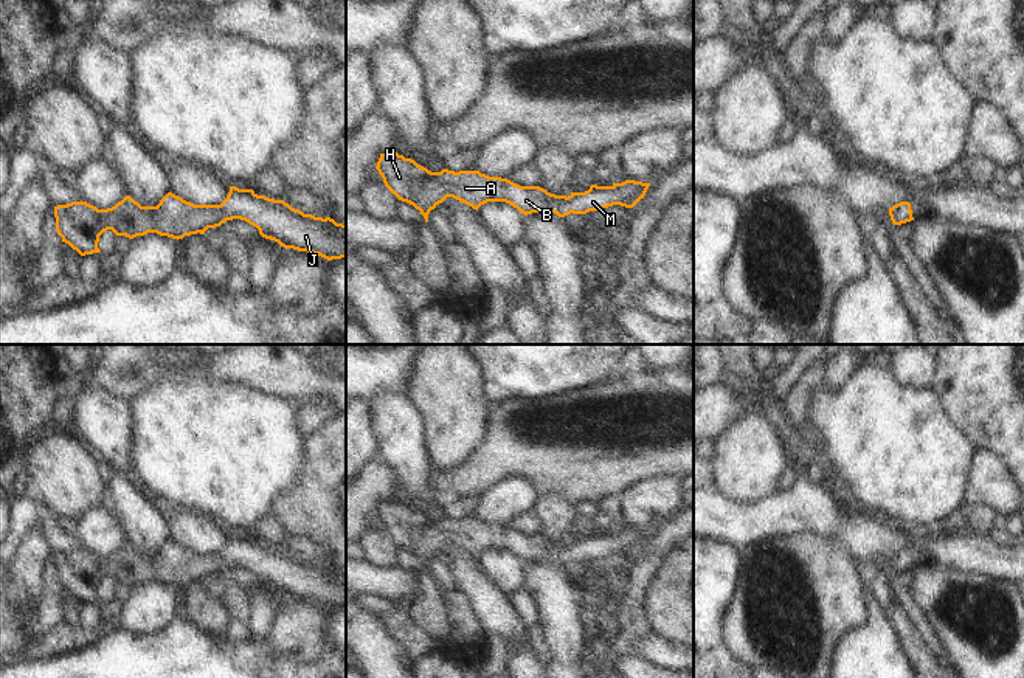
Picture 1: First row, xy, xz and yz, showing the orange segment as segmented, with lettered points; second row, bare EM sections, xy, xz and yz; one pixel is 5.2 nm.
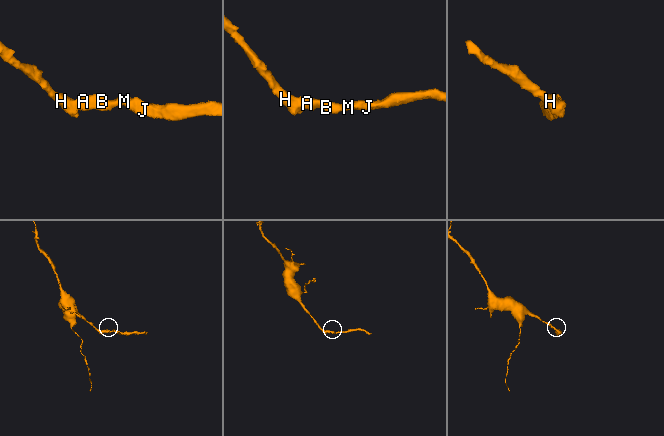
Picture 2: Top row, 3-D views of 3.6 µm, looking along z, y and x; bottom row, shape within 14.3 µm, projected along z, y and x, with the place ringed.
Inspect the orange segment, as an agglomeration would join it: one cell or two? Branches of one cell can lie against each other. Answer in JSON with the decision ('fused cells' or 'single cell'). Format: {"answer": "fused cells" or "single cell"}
{"answer": "single cell"}

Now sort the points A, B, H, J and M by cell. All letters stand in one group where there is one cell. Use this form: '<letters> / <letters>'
A B H J M

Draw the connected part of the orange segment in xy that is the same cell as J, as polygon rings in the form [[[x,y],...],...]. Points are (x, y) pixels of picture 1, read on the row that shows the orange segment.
[[[230,186],[220,205],[194,205],[168,192],[157,206],[141,206],[126,195],[107,209],[98,209],[82,200],[57,205],[54,217],[62,242],[81,256],[99,253],[99,236],[107,230],[129,239],[157,233],[178,240],[240,219],[256,227],[262,237],[284,248],[307,251],[327,261],[346,258],[346,225],[330,217],[304,214],[284,200],[236,186]]]

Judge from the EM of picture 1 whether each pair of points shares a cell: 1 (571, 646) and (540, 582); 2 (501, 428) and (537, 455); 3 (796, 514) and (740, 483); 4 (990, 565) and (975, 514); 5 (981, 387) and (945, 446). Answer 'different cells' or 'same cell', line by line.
1: same cell
2: same cell
3: different cells
4: different cells
5: different cells

